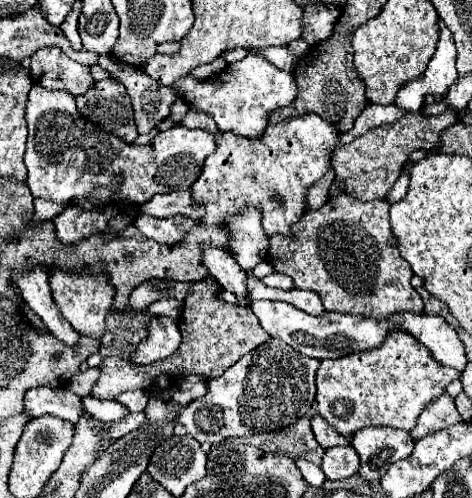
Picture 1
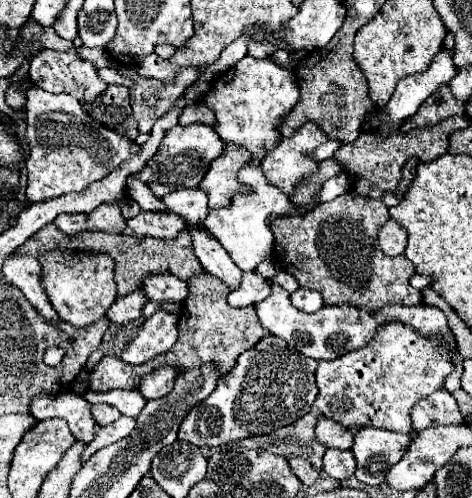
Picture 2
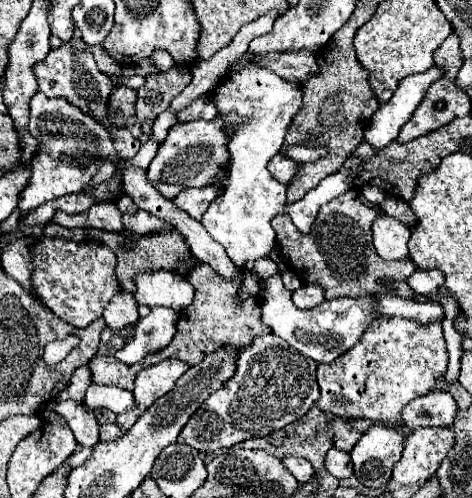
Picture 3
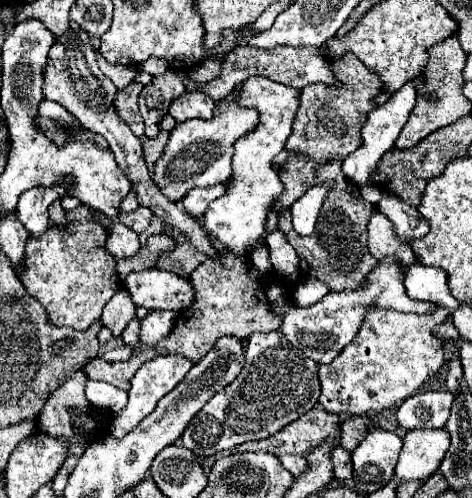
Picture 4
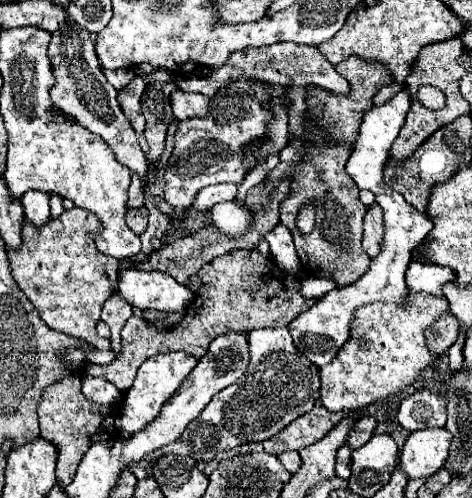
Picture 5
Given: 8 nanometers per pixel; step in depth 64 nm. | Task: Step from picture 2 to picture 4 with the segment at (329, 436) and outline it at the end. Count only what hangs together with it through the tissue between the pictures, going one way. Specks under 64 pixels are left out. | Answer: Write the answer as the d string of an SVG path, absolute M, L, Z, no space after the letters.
M354 416L344 420L340 426L340 446L352 452L366 438L370 424L372 424L372 418L368 416Z

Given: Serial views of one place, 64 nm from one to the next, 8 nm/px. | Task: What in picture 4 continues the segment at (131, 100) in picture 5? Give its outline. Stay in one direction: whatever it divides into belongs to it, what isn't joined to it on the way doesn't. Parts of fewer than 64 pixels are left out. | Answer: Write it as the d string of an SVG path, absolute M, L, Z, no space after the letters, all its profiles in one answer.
M140 82L128 84L124 90L116 94L116 112L130 126L136 136L144 136L144 120L138 110L138 94L142 90Z

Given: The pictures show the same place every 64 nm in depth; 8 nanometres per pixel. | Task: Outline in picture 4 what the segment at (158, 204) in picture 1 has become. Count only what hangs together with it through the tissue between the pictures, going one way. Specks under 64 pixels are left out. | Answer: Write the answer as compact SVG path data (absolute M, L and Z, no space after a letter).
M216 184L216 186L206 186L206 188L194 188L192 192L188 192L188 196L180 202L192 216L200 218L204 216L204 212L208 210L208 204L220 196L224 196L224 192L228 190L228 184Z

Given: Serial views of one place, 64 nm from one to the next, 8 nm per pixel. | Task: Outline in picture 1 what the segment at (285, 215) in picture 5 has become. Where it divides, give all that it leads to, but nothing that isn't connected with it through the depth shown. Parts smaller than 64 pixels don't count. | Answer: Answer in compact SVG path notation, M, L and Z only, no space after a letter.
M338 196L336 200L328 200L320 210L304 212L304 216L292 224L292 236L272 236L268 260L276 272L288 274L296 288L318 292L326 310L360 314L364 318L388 318L394 312L422 312L424 302L420 294L410 286L412 268L400 256L398 248L388 244L392 242L388 208L390 204L386 200L362 202L352 196Z

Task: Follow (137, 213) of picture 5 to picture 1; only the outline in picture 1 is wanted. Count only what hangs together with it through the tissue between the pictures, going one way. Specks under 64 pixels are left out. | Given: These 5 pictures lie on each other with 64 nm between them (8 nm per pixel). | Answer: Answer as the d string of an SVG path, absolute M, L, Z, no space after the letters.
M140 214L134 220L134 226L146 236L160 244L178 244L182 242L188 228L194 226L194 222L186 216L170 216L170 218L152 218L148 214Z

